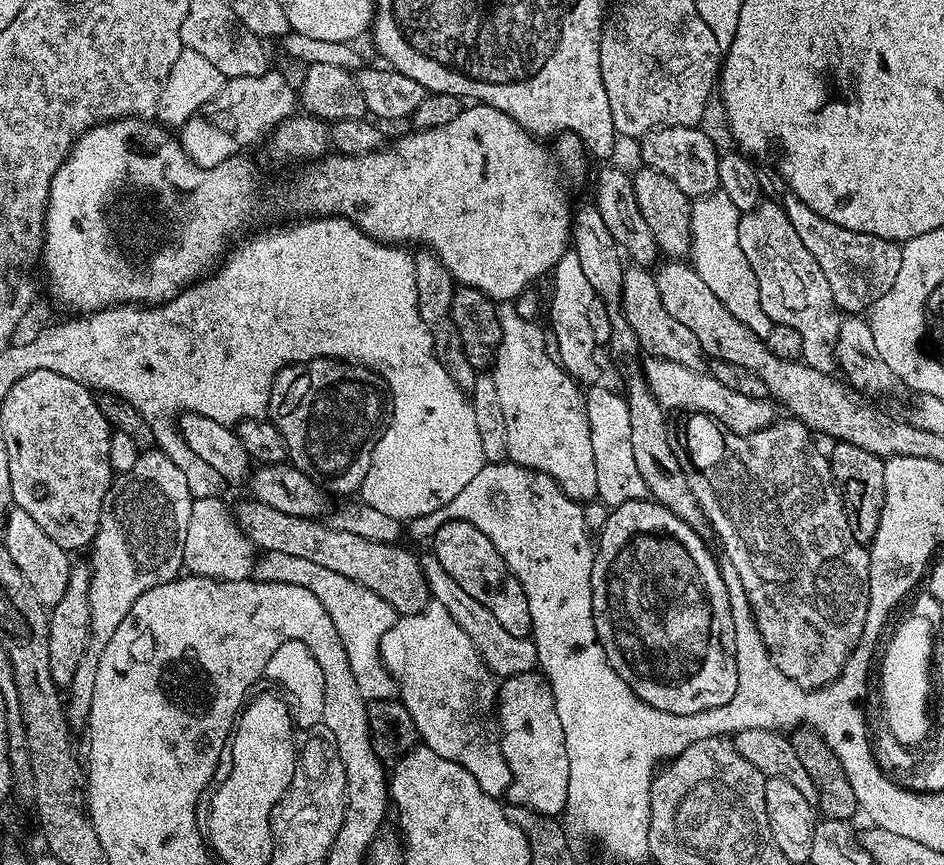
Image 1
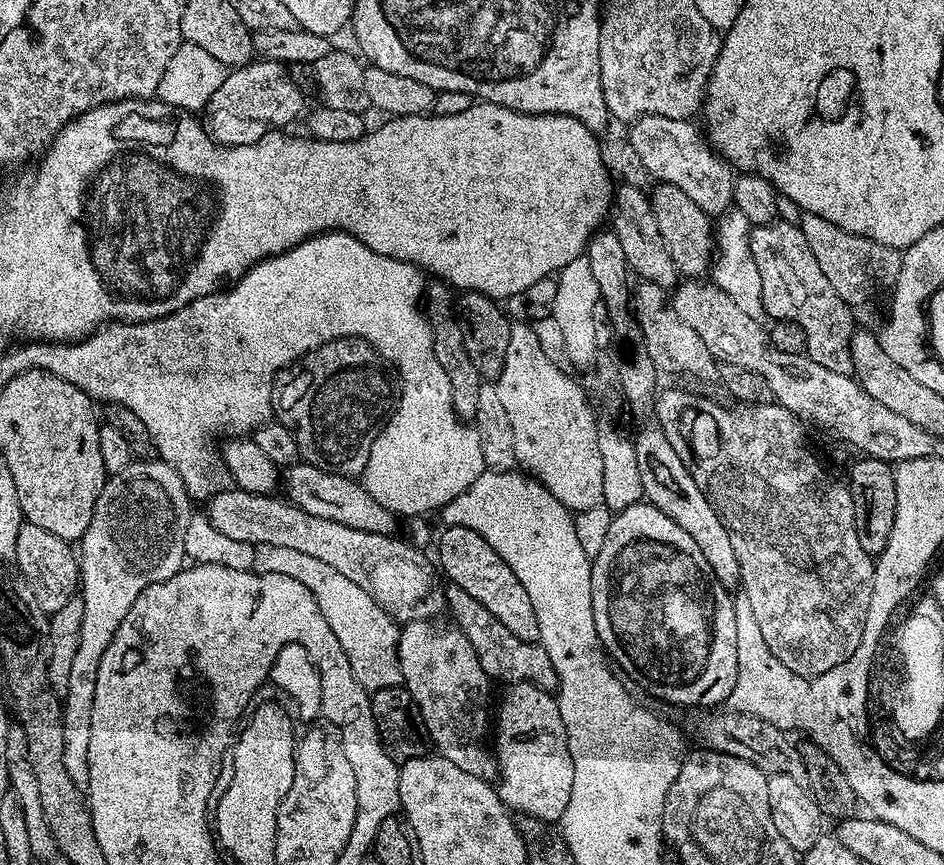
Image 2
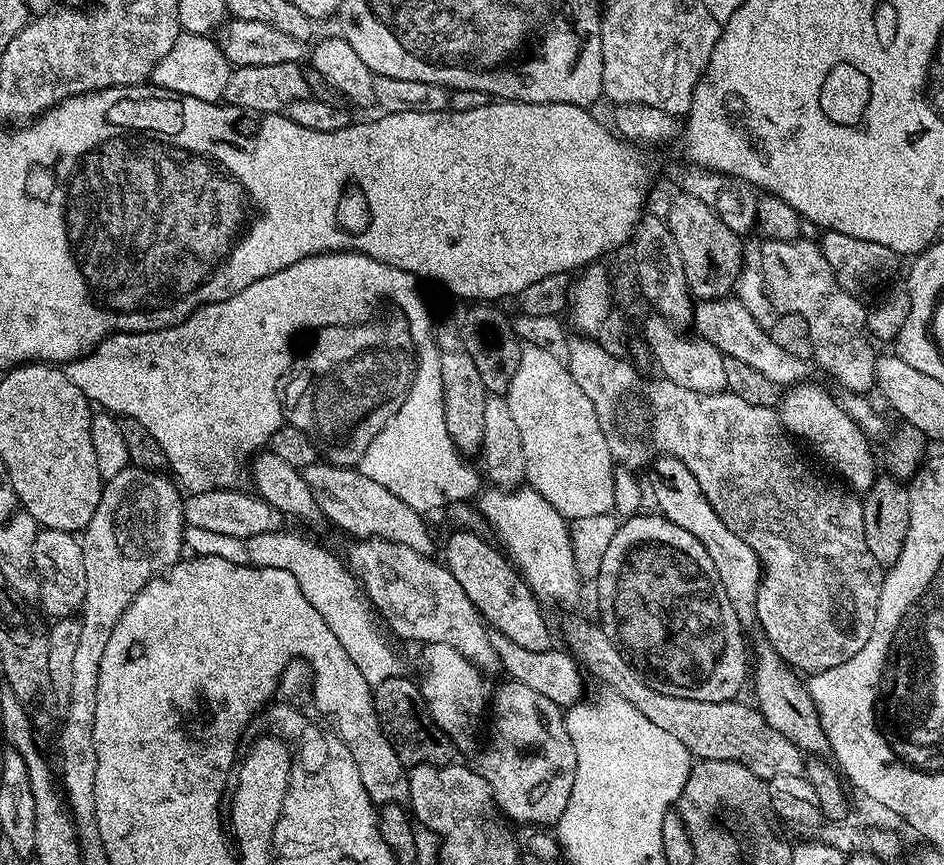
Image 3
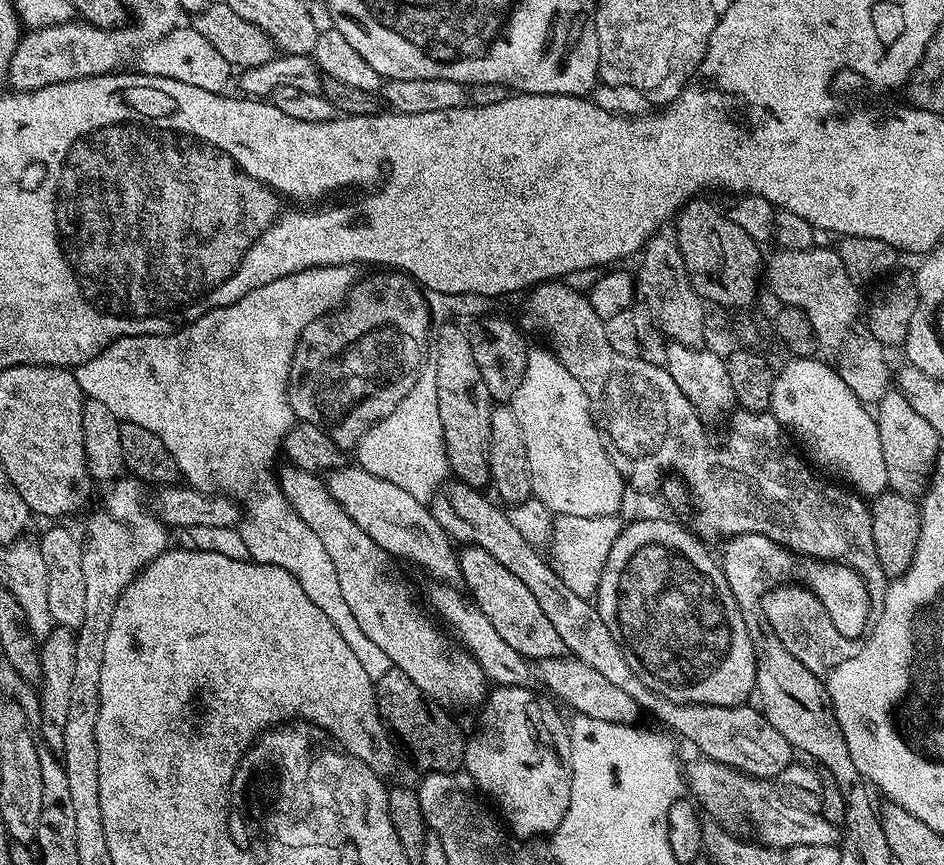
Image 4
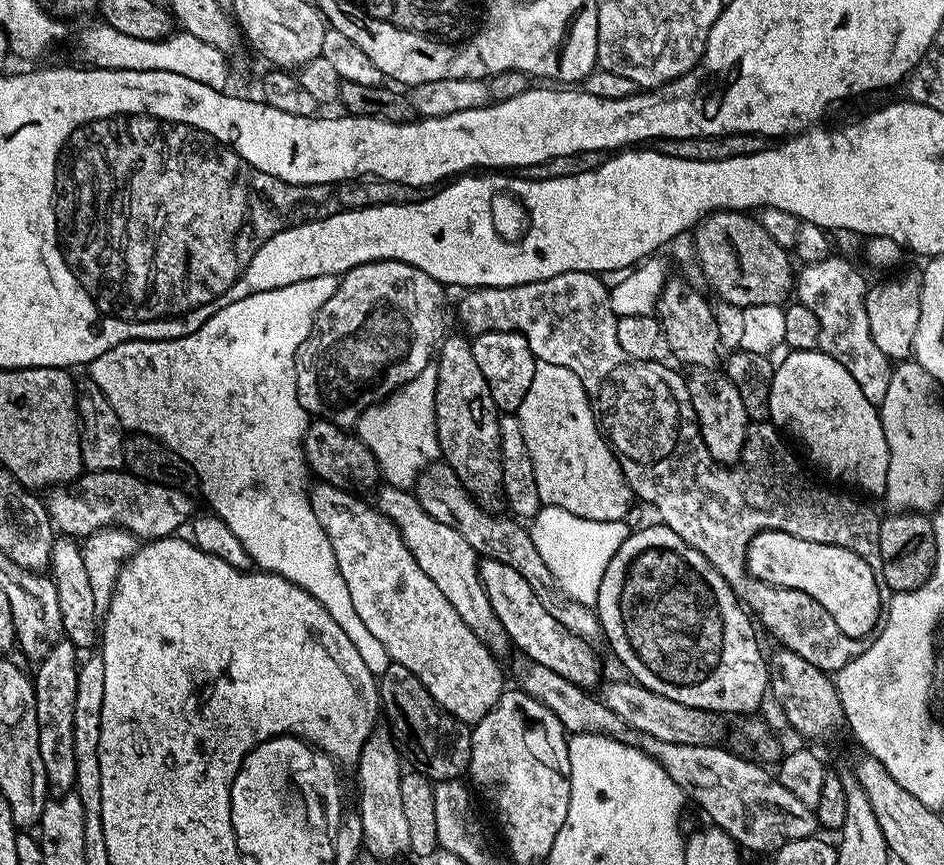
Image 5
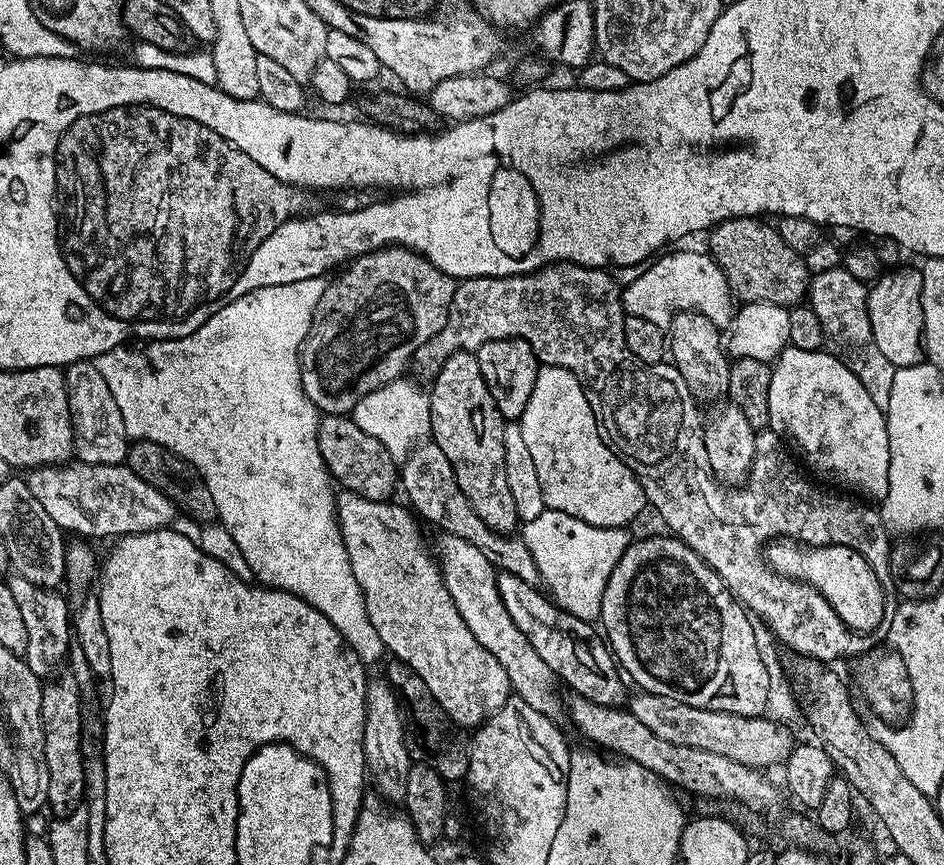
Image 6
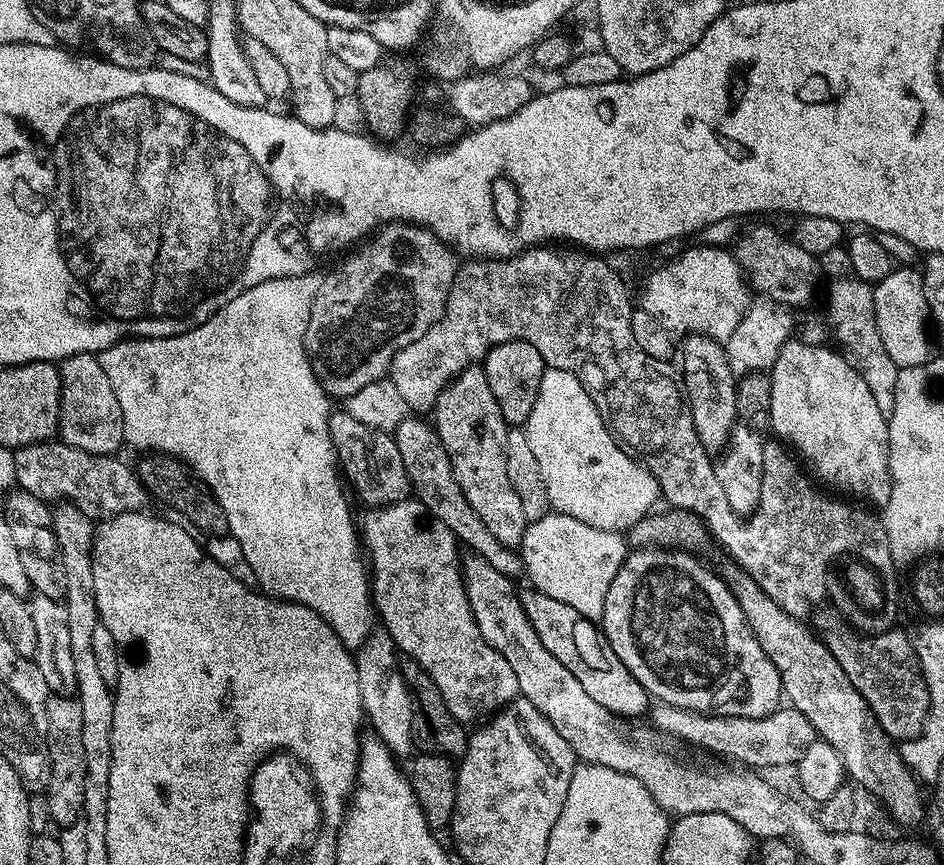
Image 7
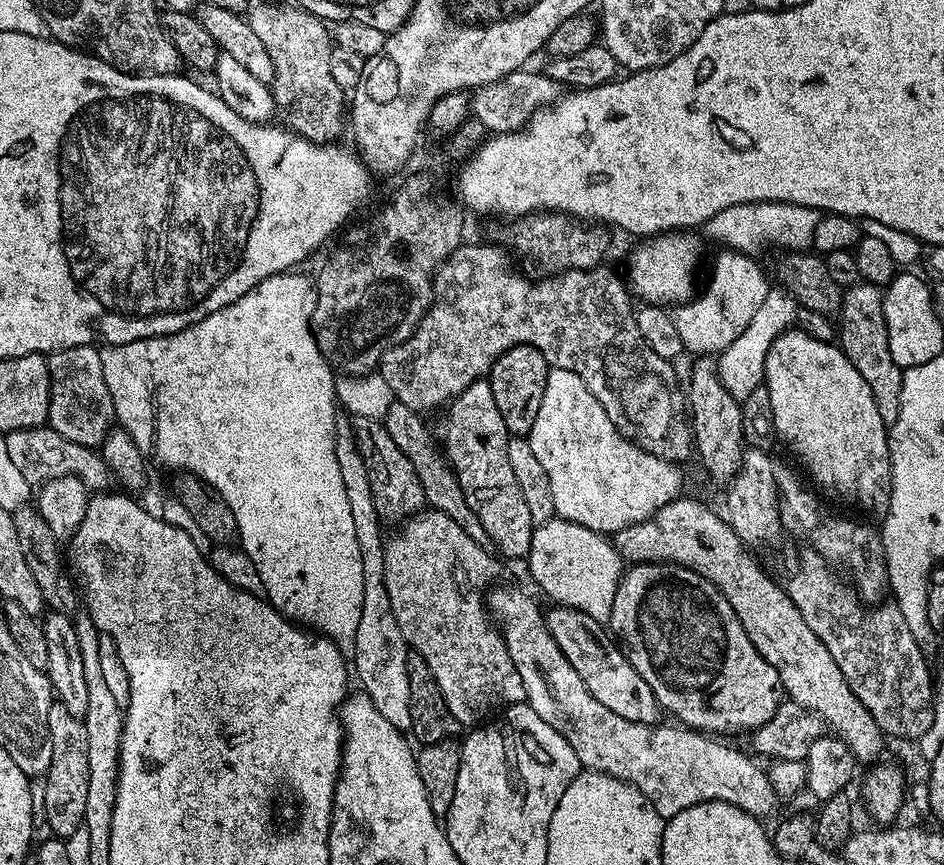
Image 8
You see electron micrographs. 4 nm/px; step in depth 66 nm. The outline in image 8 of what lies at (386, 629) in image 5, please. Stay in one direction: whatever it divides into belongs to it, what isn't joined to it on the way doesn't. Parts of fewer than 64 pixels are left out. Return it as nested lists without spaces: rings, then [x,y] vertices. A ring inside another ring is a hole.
[[[421,510],[416,515],[403,521],[401,528],[404,528],[401,532],[394,533],[392,537],[389,535],[384,545],[386,590],[389,591],[390,604],[393,607],[398,627],[402,630],[402,637],[405,638],[411,651],[417,652],[422,658],[426,658],[426,666],[430,666],[430,674],[434,674],[450,714],[454,714],[454,718],[461,726],[476,726],[487,721],[493,715],[492,708],[497,707],[496,709],[499,709],[501,706],[509,704],[525,703],[526,697],[522,677],[518,674],[514,662],[510,662],[510,654],[506,650],[503,635],[486,607],[486,593],[499,581],[496,579],[500,576],[499,562],[501,563],[501,561],[485,545],[474,542],[474,538],[470,538],[470,534],[466,534],[466,530],[462,530],[462,526],[458,526],[458,522],[454,522],[454,518],[450,518],[450,514],[442,514],[435,510]]]

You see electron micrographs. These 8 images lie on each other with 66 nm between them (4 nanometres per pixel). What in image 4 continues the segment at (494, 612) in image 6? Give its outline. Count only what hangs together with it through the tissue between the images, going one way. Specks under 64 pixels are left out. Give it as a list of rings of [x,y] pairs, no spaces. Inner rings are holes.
[[[359,466],[332,469],[327,473],[326,483],[334,502],[338,502],[338,506],[342,506],[352,521],[363,532],[370,534],[389,557],[405,556],[410,563],[429,572],[436,582],[460,580],[460,557],[454,541],[446,530],[442,530],[442,526],[438,526],[427,503],[406,494],[402,486],[394,486],[394,482],[386,482],[386,478],[378,478]]]

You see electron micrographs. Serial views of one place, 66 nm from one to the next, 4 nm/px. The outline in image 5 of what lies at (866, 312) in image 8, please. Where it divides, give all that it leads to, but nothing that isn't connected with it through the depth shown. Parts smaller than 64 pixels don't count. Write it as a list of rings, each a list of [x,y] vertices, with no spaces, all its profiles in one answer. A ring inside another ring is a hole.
[[[829,254],[825,260],[803,265],[794,276],[794,296],[802,306],[814,310],[814,318],[818,318],[819,351],[842,362],[842,366],[850,370],[854,382],[858,382],[862,394],[879,406],[882,398],[886,398],[886,386],[890,386],[893,365],[888,356],[874,346],[874,338],[870,338],[870,321],[866,319],[864,305],[869,285],[864,284],[863,274],[850,261],[836,255]]]

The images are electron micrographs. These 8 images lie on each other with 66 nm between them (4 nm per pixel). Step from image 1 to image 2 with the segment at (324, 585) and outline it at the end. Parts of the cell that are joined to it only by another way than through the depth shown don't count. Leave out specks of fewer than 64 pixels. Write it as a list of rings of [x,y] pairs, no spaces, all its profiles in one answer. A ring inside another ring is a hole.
[[[259,545],[256,548],[252,568],[262,574],[286,574],[286,578],[302,582],[302,586],[306,586],[306,590],[314,594],[318,610],[322,610],[322,618],[326,618],[330,630],[334,630],[334,638],[338,638],[342,650],[346,650],[346,658],[350,658],[350,670],[354,670],[354,678],[358,678],[358,682],[367,692],[371,694],[378,690],[399,688],[403,685],[404,679],[400,673],[398,658],[401,625],[382,624],[386,620],[382,606],[378,606],[378,602],[374,602],[374,598],[370,598],[370,594],[362,590],[362,586],[338,574],[334,566],[326,566],[326,562],[309,560],[298,550],[289,550],[286,546]],[[366,680],[378,680],[378,684],[382,680],[385,686],[370,686],[370,682],[366,685]]]

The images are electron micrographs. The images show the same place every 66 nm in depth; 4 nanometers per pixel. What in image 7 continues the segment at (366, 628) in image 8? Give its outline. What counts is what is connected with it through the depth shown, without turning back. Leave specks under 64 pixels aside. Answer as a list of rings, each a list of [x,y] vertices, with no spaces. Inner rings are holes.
[[[386,630],[375,631],[366,644],[355,655],[358,670],[359,694],[365,719],[372,724],[377,739],[383,741],[392,754],[398,758],[414,750],[413,718],[415,703],[405,686],[400,672],[398,649],[393,638]]]

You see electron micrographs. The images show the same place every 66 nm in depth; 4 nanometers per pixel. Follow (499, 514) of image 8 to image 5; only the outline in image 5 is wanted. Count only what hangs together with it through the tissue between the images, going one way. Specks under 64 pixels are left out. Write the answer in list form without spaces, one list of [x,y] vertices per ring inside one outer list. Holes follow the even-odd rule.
[[[467,335],[447,336],[439,341],[438,355],[434,360],[437,366],[436,433],[440,455],[443,463],[448,464],[454,474],[458,474],[458,482],[466,486],[468,493],[480,505],[486,510],[496,510],[501,507],[504,494],[500,461],[500,416],[494,406],[494,398],[490,398],[490,386],[486,386],[486,378],[482,378],[482,369],[474,359],[471,339]]]

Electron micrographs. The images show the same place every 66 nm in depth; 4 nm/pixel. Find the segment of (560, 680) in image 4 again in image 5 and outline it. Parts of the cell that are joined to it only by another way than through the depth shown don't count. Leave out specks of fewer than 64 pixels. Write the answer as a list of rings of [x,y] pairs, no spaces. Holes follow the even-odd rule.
[[[631,679],[616,680],[613,684],[605,683],[599,689],[598,696],[603,703],[614,712],[622,722],[642,734],[650,734],[662,742],[674,742],[682,746],[719,745],[725,738],[726,724],[719,715],[701,708],[682,706],[682,702],[674,702],[674,698],[666,698],[662,694],[654,694],[654,690],[646,690]]]

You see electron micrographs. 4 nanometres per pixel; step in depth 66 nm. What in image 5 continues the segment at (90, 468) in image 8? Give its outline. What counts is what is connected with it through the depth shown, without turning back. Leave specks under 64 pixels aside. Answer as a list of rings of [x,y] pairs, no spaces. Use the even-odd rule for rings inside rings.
[[[127,470],[114,472],[85,471],[80,479],[71,486],[57,486],[47,493],[46,507],[48,517],[53,525],[60,528],[65,537],[87,538],[100,528],[111,528],[113,525],[123,526],[137,538],[159,538],[179,533],[180,527],[193,519],[192,499],[183,488],[169,488],[166,484],[153,484],[139,480]]]

